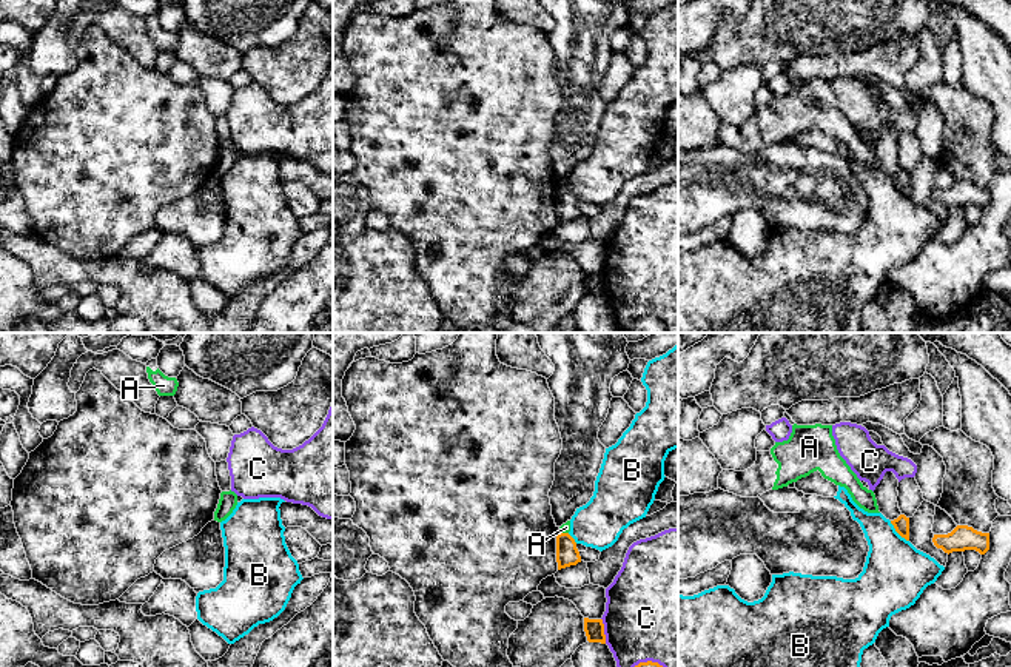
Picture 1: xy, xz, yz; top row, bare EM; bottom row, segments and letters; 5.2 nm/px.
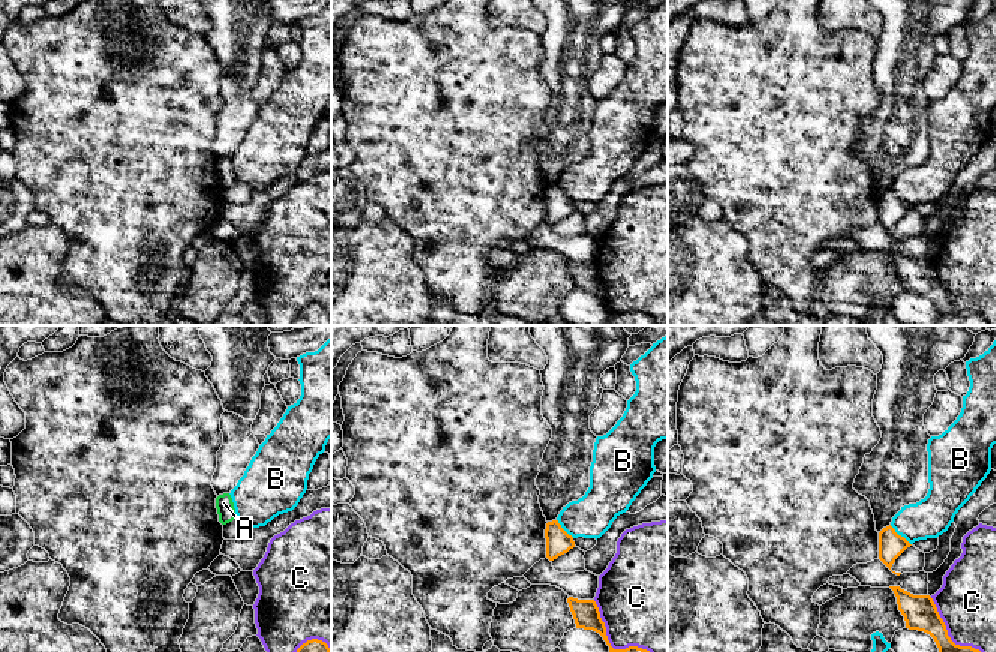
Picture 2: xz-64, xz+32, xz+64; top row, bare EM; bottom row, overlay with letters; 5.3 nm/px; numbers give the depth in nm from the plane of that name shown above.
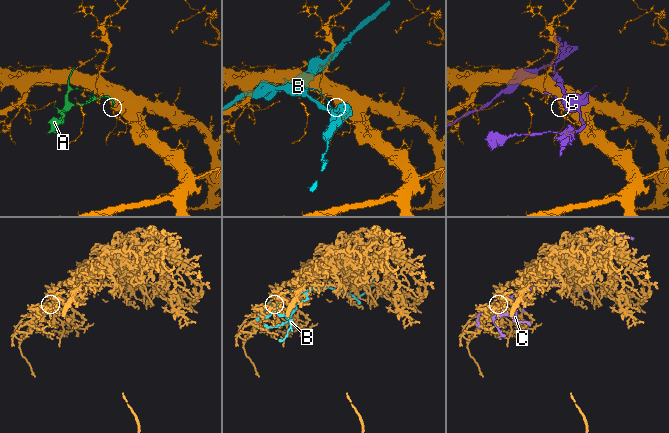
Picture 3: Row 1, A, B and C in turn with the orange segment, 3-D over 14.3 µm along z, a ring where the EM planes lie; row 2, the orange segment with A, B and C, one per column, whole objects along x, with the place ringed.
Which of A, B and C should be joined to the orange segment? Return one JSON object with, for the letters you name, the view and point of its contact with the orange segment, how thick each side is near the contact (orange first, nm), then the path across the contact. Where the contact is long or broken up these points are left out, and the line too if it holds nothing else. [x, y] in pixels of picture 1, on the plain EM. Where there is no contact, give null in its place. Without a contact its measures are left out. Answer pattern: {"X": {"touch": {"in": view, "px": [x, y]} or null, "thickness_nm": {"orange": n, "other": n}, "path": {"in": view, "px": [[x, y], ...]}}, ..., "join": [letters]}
{"join": []}

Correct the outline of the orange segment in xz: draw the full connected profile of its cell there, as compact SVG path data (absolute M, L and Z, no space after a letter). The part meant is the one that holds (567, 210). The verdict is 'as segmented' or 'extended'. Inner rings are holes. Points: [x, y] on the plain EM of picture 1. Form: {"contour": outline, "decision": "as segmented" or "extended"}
{"contour": "M559 186L556 191L556 217L558 217L558 225L581 217L576 197L569 188Z", "decision": "as segmented"}

